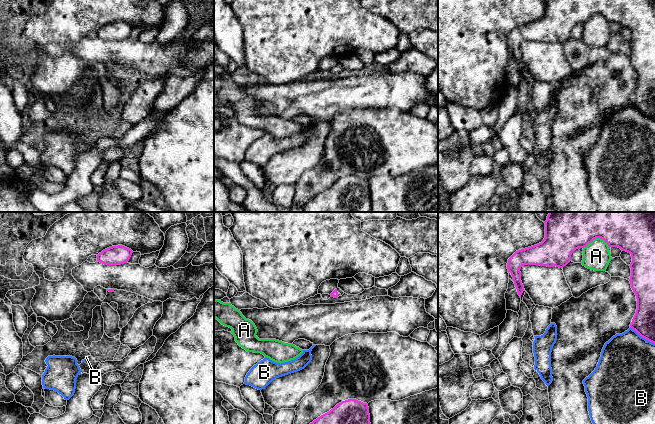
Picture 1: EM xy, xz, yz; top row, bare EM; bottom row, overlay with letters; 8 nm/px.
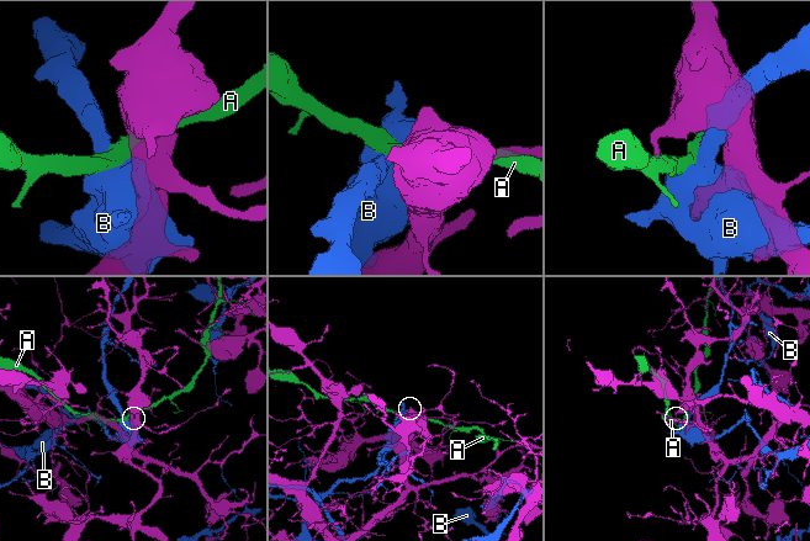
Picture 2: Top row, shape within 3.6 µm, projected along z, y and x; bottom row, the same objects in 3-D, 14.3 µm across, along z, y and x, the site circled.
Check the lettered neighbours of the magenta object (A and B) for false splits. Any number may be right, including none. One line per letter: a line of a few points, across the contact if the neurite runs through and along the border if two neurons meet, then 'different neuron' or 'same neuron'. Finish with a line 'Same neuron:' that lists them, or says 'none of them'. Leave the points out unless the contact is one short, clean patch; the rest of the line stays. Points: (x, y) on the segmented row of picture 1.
A: different neuron
B: different neuron
Same neuron: none of them

